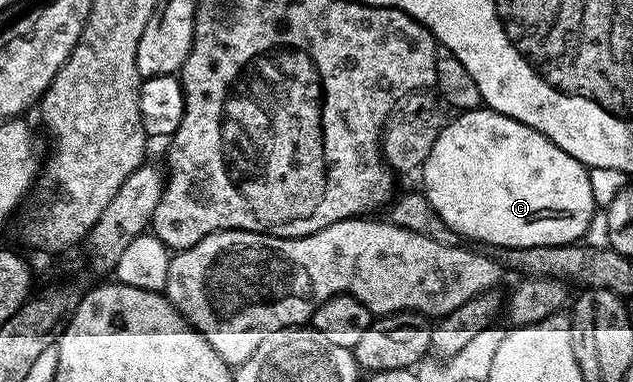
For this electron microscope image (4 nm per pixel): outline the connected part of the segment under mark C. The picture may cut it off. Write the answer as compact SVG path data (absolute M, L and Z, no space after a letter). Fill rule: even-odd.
M478 109L475 111L460 112L449 124L447 122L440 128L438 139L431 148L424 164L419 170L421 176L420 190L427 197L431 209L443 217L443 221L449 226L462 240L474 239L477 243L490 243L493 249L502 247L568 247L584 240L585 230L591 225L591 217L595 210L595 204L591 197L591 181L589 172L571 153L563 153L559 145L555 145L543 133L515 121L498 111L488 109Z

